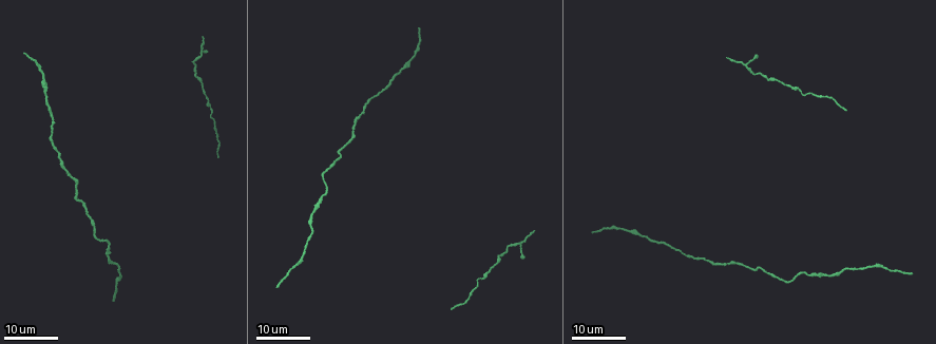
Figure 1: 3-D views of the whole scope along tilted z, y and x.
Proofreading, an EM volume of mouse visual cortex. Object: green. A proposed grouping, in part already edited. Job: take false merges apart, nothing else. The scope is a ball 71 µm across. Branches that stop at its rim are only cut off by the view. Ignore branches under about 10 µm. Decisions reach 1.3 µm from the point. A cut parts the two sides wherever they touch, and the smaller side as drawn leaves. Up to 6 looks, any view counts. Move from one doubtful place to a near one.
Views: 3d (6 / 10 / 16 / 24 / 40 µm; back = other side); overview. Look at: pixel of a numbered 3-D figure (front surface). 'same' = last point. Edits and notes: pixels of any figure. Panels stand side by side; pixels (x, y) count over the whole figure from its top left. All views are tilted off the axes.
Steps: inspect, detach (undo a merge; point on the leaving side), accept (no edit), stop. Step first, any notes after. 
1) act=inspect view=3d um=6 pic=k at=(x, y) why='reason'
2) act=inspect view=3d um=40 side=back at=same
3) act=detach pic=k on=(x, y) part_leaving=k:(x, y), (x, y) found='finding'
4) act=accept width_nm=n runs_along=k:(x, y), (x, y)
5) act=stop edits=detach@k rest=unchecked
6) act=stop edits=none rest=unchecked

act=inspect view=3d um=16 pic=1 at=(765, 79) why='sudden change in width'

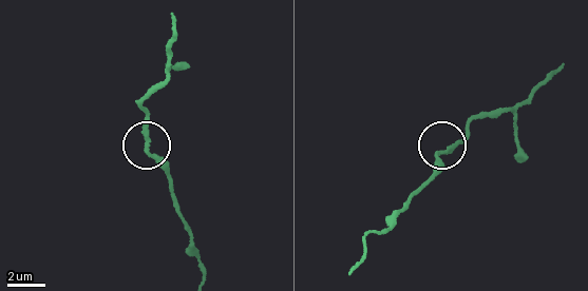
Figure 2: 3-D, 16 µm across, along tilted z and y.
act=inspect view=3d um=10 pic=2 at=(443, 152)

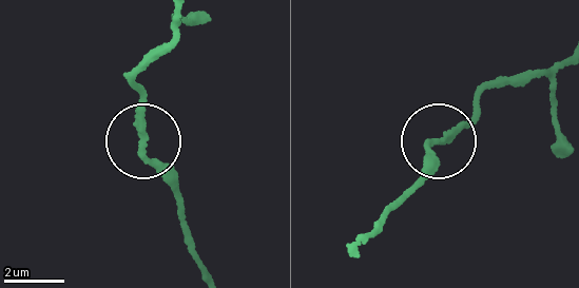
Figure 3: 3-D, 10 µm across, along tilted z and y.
act=accept width_nm=220 runs_along=3:(366, 233), (418, 178), (433, 142), (469, 118), (476, 103) found='all the same neuron'

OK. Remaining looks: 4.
act=inspect view=3d um=24 pic=1 at=(45, 80) why='thick turns thin'

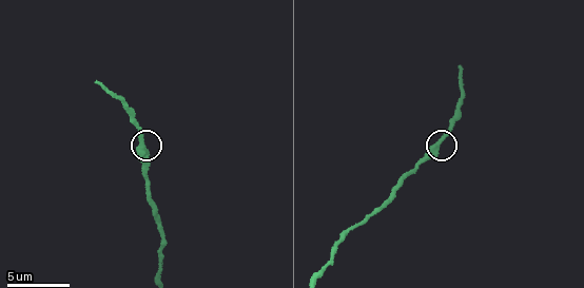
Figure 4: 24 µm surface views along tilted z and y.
act=inspect view=3d um=6 pic=4 at=(140, 147)

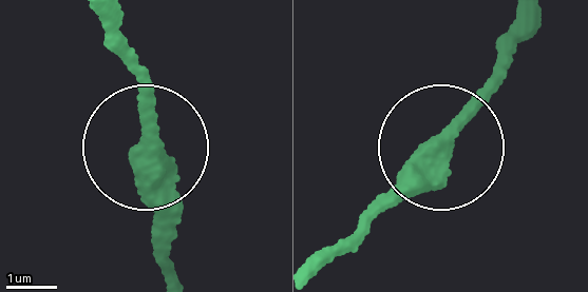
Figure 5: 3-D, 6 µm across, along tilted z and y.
act=inspect view=3d um=6 side=back pic=5 at=(148, 146)

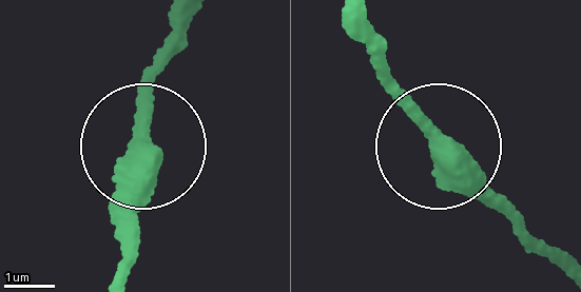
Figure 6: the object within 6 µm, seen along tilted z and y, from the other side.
act=accept width_nm=400 runs_along=6:(121, 269), (146, 201), (154, 54) found='continuous, no second neuron'

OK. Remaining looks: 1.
act=inspect view=3d um=16 pic=4 at=(322, 270) why='sudden change in width'

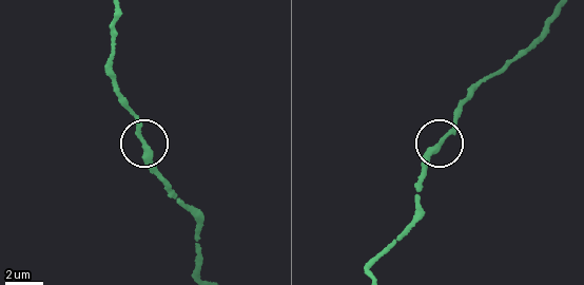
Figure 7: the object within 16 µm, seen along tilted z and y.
act=accept width_nm=300 runs_along=7:(197, 271), (195, 217), (150, 167), (128, 107) found='all the same neuron'

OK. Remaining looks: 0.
act=stop edits=none rest=unchecked

